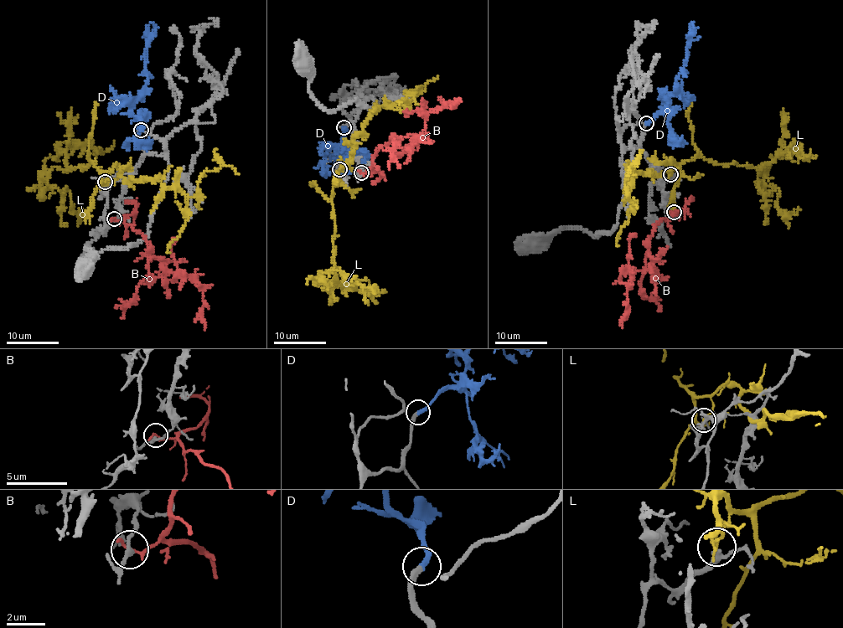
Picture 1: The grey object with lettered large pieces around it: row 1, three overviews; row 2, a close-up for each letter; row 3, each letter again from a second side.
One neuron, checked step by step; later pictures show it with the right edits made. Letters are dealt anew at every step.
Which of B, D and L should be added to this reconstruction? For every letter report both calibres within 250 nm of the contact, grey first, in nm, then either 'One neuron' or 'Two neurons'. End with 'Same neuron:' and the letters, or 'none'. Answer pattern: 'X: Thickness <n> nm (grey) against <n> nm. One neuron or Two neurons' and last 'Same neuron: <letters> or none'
B: Thickness 240 nm (grey) against 190 nm. Two neurons
D: Thickness 280 nm (grey) against 260 nm. One neuron
L: Thickness 220 nm (grey) against 110 nm. Two neurons
Same neuron: D

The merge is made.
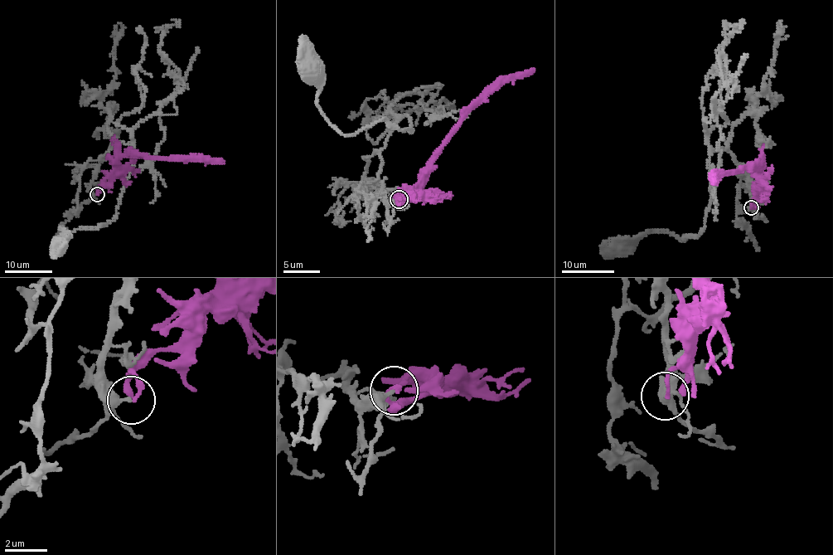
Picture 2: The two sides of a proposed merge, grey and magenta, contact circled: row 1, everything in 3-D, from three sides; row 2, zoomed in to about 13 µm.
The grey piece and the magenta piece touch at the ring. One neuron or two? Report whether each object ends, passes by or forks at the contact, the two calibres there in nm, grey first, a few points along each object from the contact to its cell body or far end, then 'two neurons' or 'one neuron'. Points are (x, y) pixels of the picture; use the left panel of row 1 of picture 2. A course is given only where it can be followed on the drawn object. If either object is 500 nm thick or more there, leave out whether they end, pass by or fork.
grey ends | magenta ends | 320/170 nm | grey via (97, 194), (95, 165), (114, 143), (128, 143), (136, 157), (116, 214), (97, 227), (60, 228), (58, 246) | magenta via (97, 194), (99, 187), (118, 170), (118, 160), (128, 155), (217, 160), (224, 163) | two neurons

